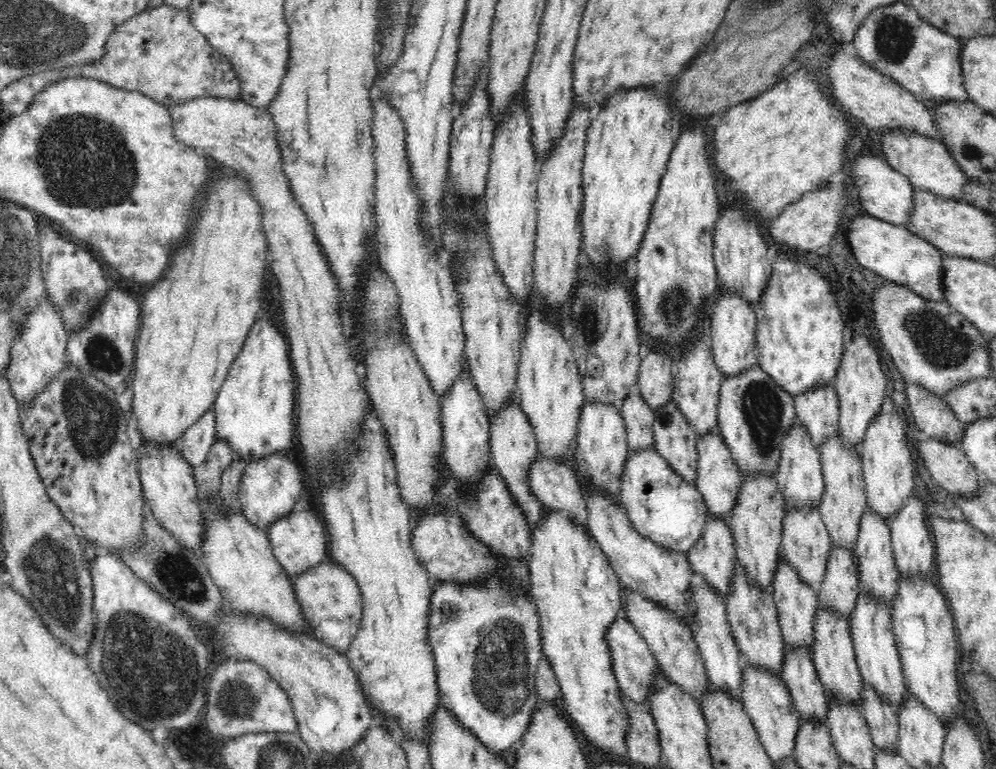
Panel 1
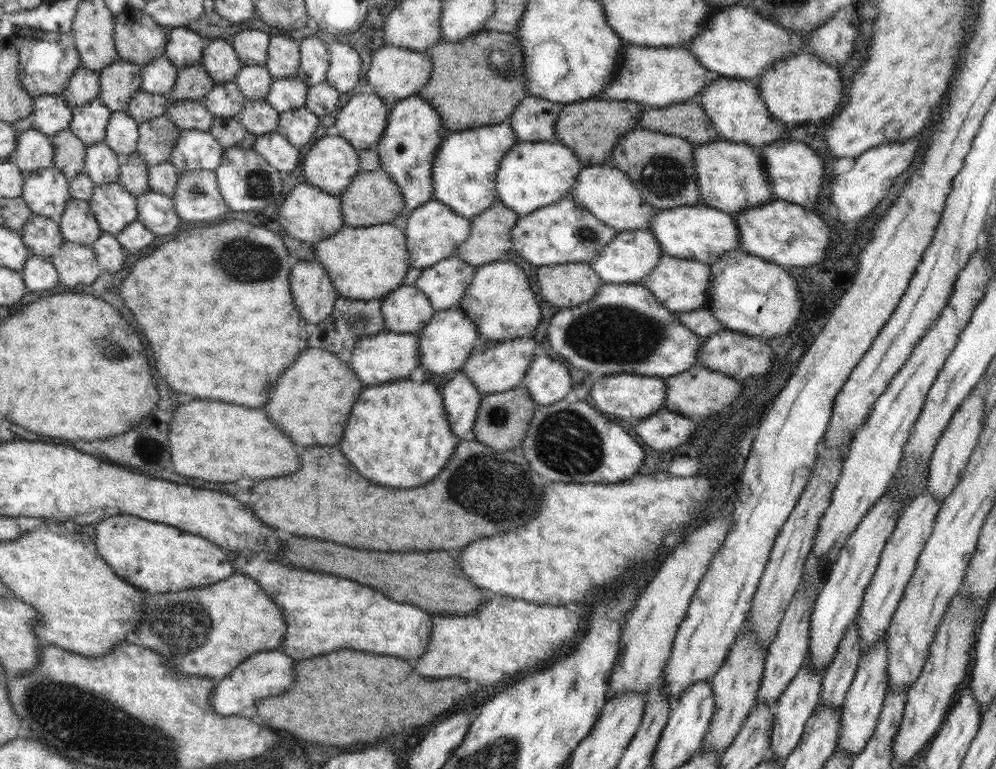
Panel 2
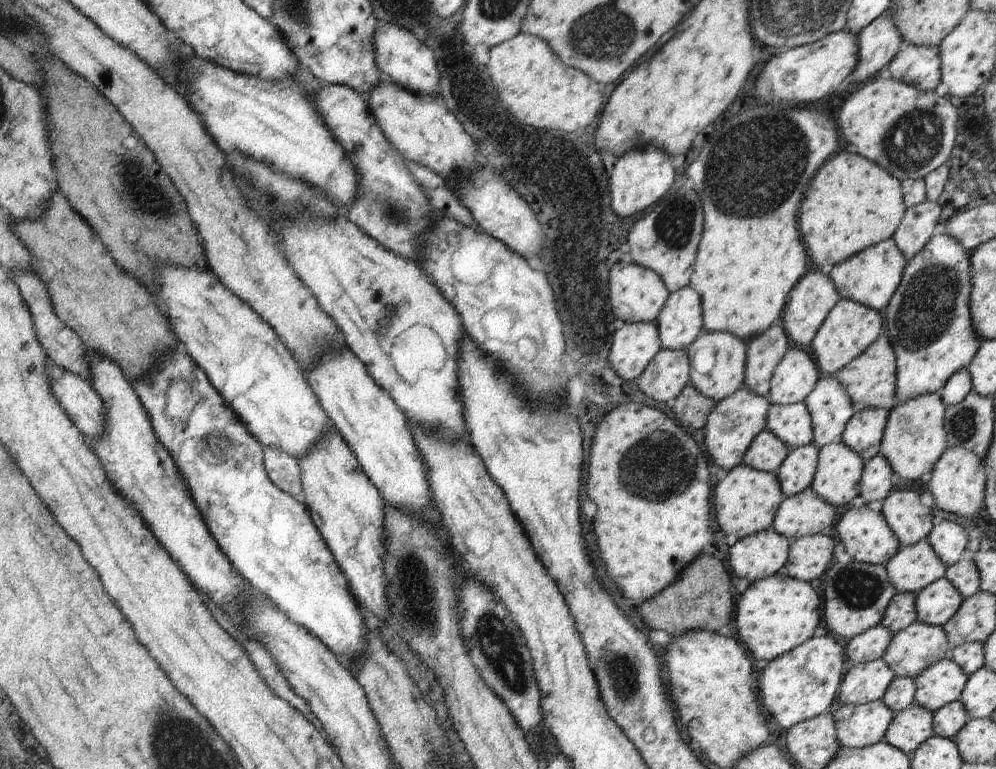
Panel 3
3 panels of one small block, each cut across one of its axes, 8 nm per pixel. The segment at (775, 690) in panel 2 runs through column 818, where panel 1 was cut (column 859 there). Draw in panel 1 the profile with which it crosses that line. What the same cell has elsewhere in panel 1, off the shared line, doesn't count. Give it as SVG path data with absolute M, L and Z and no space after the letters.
M840 545L831 546L824 582L817 591L819 603L842 615L849 622L861 592L852 550Z

